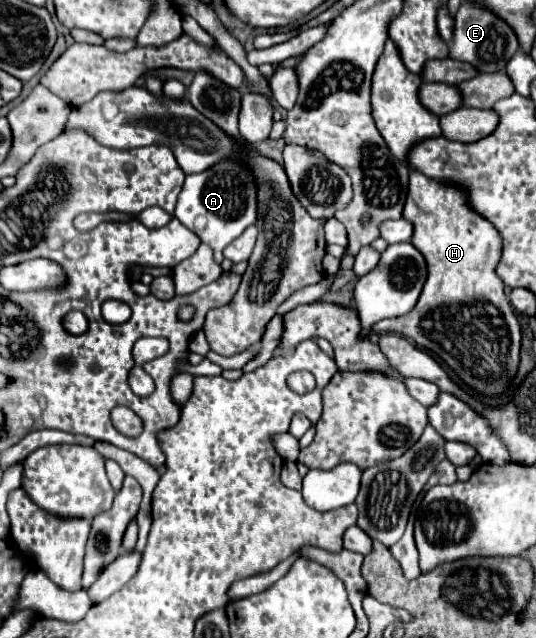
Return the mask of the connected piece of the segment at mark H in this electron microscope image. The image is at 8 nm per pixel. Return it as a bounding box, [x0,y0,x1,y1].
[372,169,520,395]

